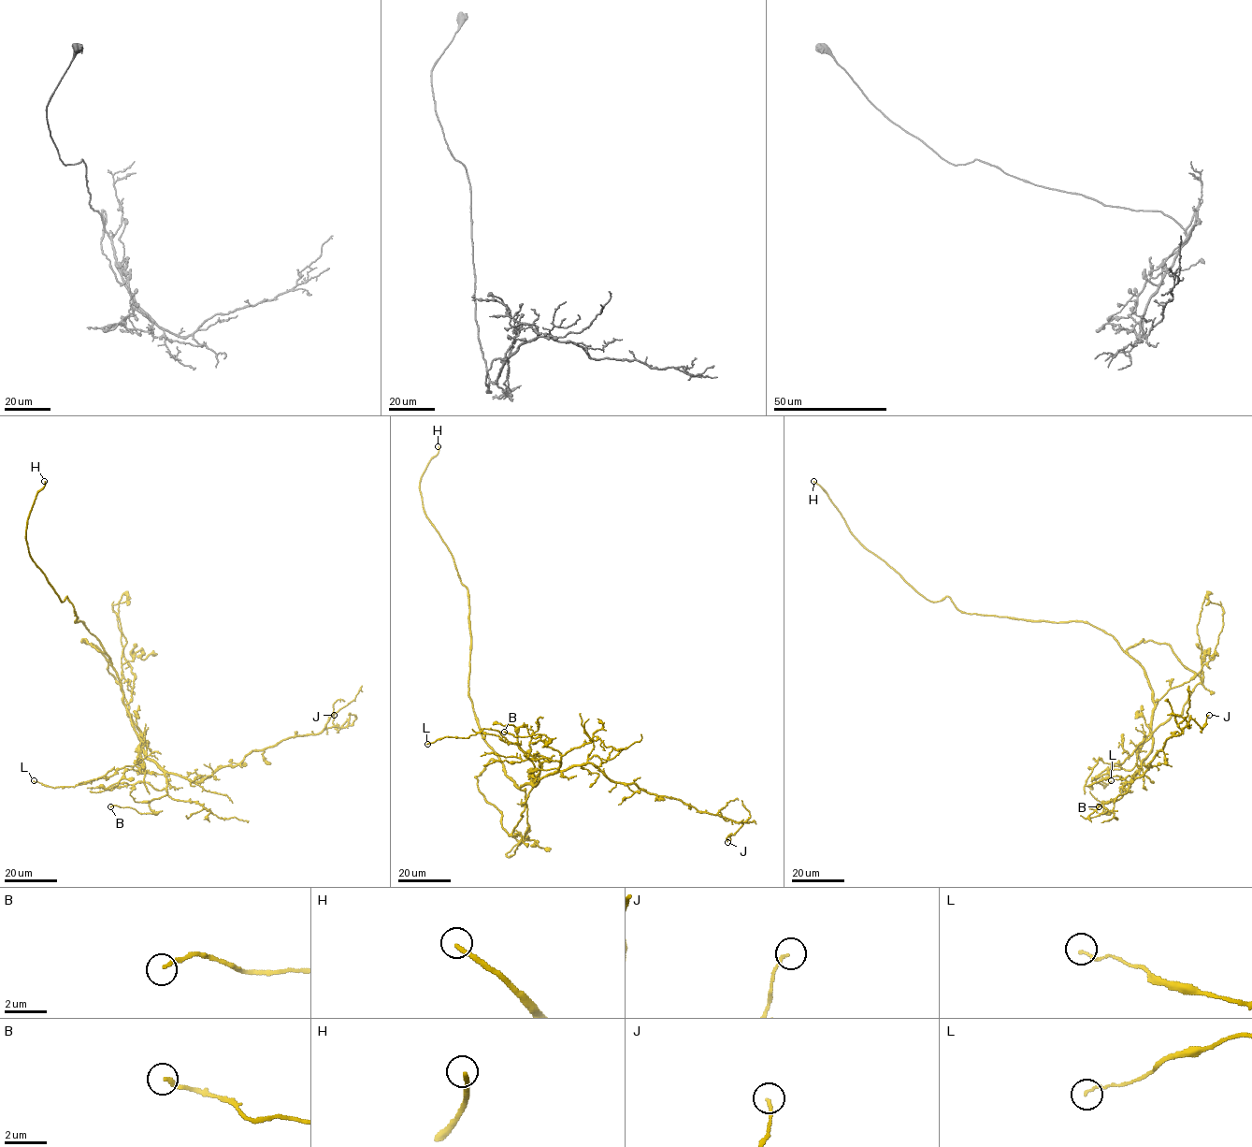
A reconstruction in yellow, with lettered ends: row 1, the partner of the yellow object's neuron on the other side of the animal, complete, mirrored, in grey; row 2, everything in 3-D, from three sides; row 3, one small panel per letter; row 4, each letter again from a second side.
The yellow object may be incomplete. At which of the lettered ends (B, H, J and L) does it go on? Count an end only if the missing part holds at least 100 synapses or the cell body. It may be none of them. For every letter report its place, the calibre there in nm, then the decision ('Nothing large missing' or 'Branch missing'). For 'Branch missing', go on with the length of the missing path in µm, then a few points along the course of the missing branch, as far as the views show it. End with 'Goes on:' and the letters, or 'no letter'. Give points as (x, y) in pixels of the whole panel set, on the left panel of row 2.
B: Place: (110, 806). Thickness 180 nm. Nothing large missing
H: Place: (44, 481). Thickness 190 nm. Branch missing. Missing length about 25 µm. Course of what is missing: (44, 481), (39, 466), (53, 449), (52, 445)
J: Place: (334, 715). Thickness 130 nm. Nothing large missing
L: Place: (34, 780). Thickness 140 nm. Nothing large missing
Goes on: H

